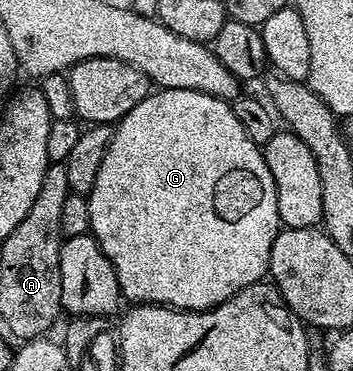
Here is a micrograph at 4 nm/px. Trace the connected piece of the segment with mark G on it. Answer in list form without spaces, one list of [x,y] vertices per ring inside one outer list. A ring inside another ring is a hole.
[[[163,89],[152,91],[140,103],[136,103],[136,107],[132,107],[132,111],[128,111],[128,115],[124,115],[121,121],[113,126],[112,136],[110,138],[110,146],[104,155],[104,163],[100,163],[100,171],[96,175],[96,183],[90,189],[88,194],[90,202],[90,233],[98,241],[98,246],[104,251],[104,255],[108,255],[108,263],[112,263],[112,267],[116,271],[116,279],[122,288],[122,296],[130,303],[145,303],[147,305],[169,305],[172,309],[211,309],[220,303],[224,303],[229,297],[236,296],[241,289],[249,285],[259,284],[267,276],[270,268],[270,256],[272,255],[272,243],[276,239],[276,235],[280,231],[280,222],[278,219],[278,208],[276,207],[276,187],[272,175],[268,171],[268,163],[262,155],[262,150],[256,143],[252,143],[252,139],[248,139],[248,135],[244,132],[244,127],[240,127],[240,119],[236,119],[234,107],[231,102],[222,101],[218,97],[213,97],[207,93],[200,91],[188,91],[187,89]]]

